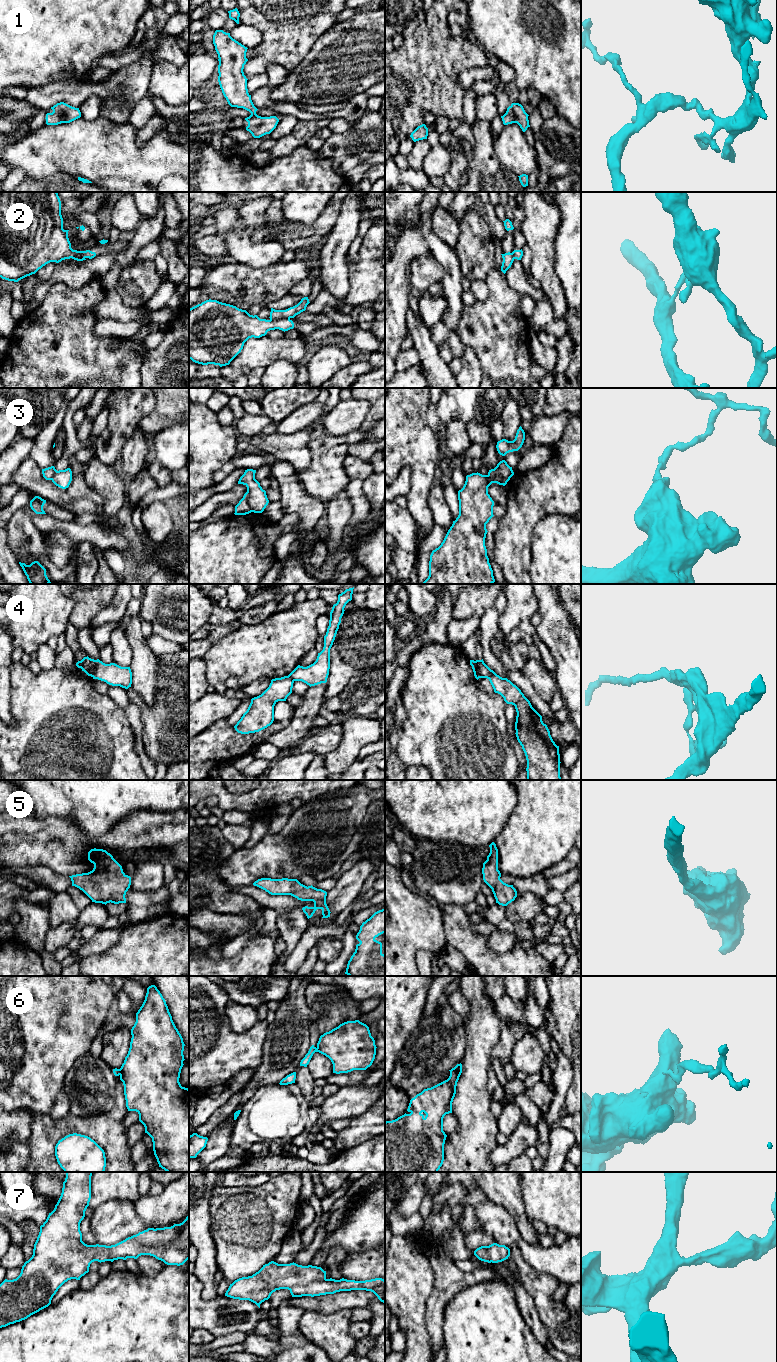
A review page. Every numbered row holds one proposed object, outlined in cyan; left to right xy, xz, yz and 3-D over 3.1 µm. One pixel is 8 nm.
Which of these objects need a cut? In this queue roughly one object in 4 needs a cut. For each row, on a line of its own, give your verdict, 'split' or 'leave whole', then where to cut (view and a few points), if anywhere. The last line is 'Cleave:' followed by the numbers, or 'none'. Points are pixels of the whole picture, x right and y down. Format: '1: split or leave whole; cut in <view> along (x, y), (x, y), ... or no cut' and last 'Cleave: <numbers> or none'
1: leave whole; no cut
2: split; cut in xz along (270, 318), (289, 319)
3: split; cut in xz along (247, 491), (249, 506), (252, 511)
4: split; cut in yz along (476, 660), (480, 677)
5: leave whole; no cut
6: split; cut in xz along (316, 1048), (317, 1051)
7: leave whole; no cut
Cleave: 2, 3, 4, 6

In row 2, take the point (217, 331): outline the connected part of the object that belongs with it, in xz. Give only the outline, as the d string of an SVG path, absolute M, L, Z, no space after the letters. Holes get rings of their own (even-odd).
M209 299L189 309L189 359L202 365L226 366L241 352L249 338L260 338L270 330L285 332L293 328L294 323L288 318L260 319L236 306Z

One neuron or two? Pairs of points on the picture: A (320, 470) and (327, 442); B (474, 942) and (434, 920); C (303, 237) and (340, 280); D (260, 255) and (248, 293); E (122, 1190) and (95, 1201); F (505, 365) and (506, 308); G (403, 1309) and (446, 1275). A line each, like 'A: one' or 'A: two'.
A: two
B: two
C: two
D: two
E: one
F: one
G: two

